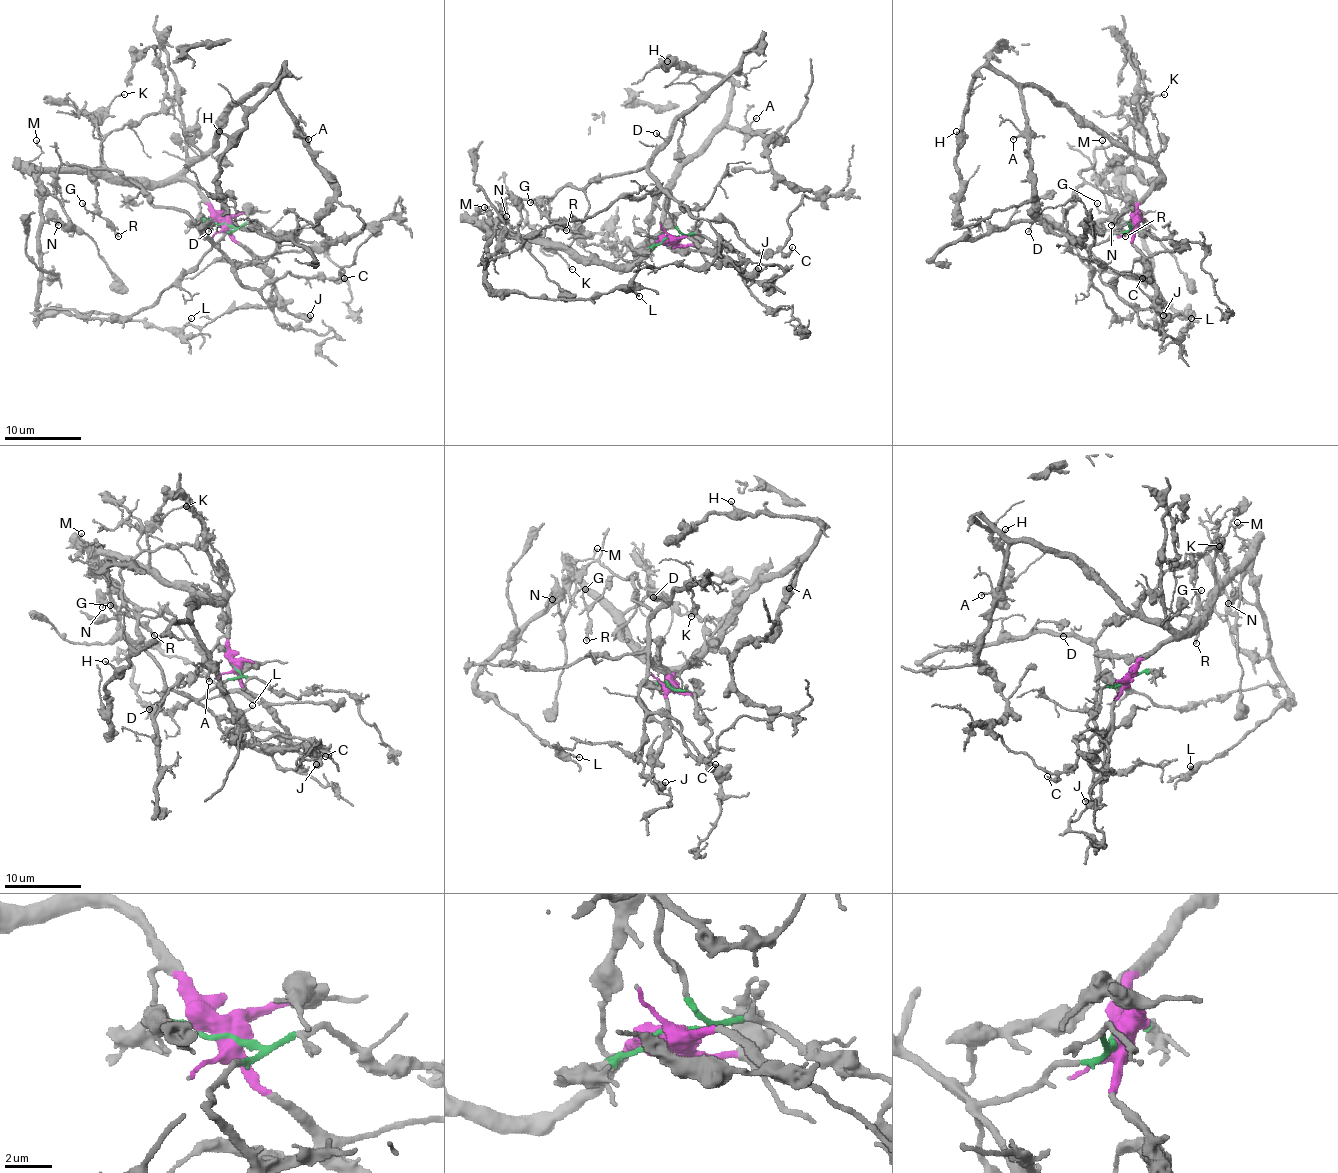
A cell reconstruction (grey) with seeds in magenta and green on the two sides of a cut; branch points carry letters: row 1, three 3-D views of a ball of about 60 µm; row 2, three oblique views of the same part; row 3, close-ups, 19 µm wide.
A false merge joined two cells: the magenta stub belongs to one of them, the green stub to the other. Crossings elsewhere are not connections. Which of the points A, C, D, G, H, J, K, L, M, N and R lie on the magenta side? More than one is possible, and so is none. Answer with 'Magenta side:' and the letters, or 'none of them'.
Magenta side: A, H, J, K, L, M, N

